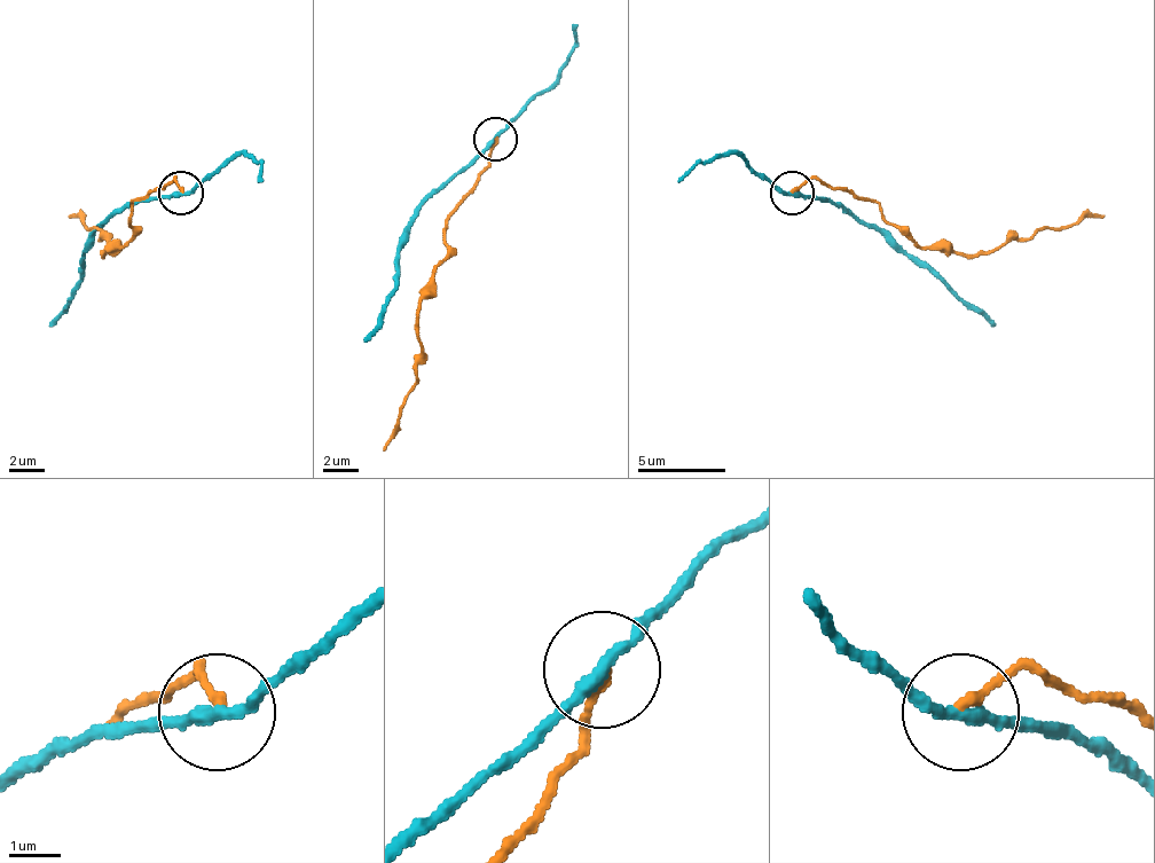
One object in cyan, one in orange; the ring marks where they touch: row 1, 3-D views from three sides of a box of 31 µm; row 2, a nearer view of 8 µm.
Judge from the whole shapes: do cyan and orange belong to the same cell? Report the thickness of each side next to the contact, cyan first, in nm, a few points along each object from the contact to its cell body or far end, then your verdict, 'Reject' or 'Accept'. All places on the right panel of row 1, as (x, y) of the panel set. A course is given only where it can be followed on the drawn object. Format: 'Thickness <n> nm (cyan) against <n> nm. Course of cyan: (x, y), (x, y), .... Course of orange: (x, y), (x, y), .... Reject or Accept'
Thickness 240 nm (cyan) against 180 nm. Course of cyan: (791, 194), (831, 198), (918, 256), (997, 326). Course of orange: (791, 190), (817, 177), (848, 186), (913, 238), (957, 256), (997, 251), (1036, 234), (1106, 216). Reject

